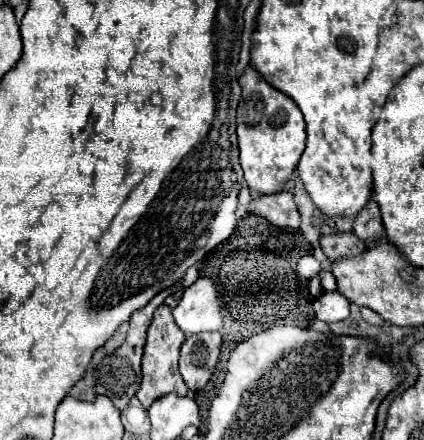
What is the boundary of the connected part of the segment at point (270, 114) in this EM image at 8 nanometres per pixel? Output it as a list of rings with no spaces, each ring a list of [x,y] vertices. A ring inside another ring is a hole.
[[[246,67],[240,77],[242,99],[238,103],[236,131],[240,145],[240,165],[248,187],[260,195],[278,193],[296,171],[306,147],[306,123],[298,105],[282,91],[268,85],[254,69]]]

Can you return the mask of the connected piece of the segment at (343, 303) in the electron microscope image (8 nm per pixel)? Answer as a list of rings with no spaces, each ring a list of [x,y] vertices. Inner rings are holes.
[[[322,293],[314,301],[314,313],[320,321],[334,323],[350,315],[350,301],[340,293]]]

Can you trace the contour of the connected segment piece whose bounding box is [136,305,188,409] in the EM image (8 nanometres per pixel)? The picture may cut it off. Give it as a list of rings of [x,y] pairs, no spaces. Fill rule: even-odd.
[[[160,305],[148,329],[148,339],[144,345],[144,359],[142,359],[142,383],[140,383],[140,389],[136,391],[136,397],[146,409],[150,407],[154,399],[166,393],[178,393],[178,395],[188,393],[188,387],[184,385],[182,375],[178,371],[178,353],[180,353],[182,343],[184,343],[184,335],[176,327],[176,321],[172,319],[172,309],[168,305]]]

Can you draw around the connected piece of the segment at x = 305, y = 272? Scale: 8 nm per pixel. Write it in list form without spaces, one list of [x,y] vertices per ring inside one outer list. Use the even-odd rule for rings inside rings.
[[[312,255],[302,257],[298,261],[298,273],[302,277],[314,277],[314,275],[318,275],[320,273],[320,261],[316,261]]]

